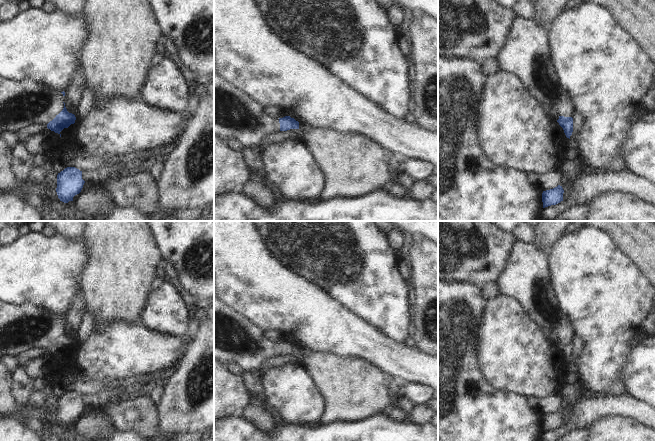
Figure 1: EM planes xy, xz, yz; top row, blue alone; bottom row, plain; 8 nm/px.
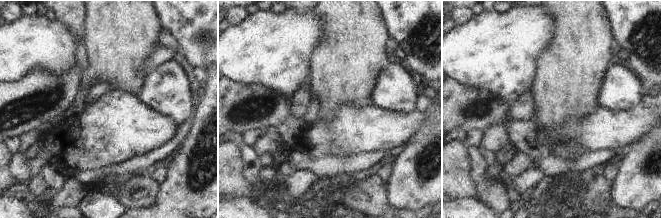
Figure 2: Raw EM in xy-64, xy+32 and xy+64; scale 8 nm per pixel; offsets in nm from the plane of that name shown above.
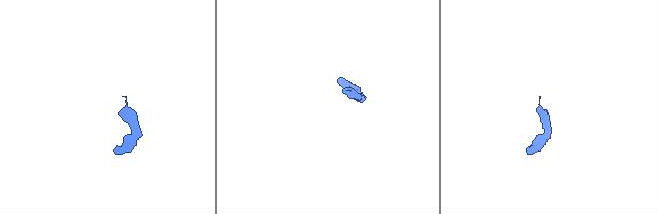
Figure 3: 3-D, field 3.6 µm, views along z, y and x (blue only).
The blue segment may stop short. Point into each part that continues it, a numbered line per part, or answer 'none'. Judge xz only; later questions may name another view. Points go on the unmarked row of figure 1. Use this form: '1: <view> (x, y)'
1: xz (236, 339).

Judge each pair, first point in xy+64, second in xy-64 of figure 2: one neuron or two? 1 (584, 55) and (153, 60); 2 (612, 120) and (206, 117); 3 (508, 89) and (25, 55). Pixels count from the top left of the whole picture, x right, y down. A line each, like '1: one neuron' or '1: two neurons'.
1: two neurons
2: two neurons
3: one neuron

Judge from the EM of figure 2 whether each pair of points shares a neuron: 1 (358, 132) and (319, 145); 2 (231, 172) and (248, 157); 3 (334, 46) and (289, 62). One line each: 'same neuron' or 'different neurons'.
1: same neuron
2: different neurons
3: different neurons

